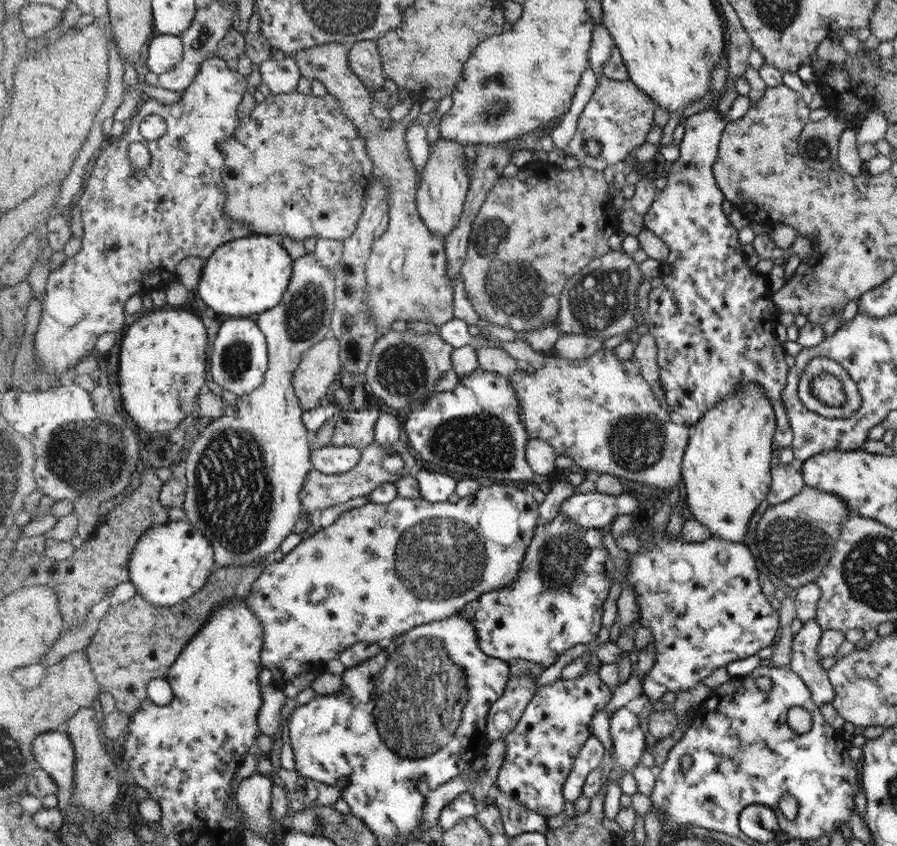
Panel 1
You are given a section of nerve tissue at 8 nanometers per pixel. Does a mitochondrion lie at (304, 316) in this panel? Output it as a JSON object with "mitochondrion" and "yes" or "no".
{"mitochondrion":"yes"}

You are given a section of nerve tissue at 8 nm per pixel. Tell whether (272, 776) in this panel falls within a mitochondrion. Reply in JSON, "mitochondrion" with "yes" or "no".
{"mitochondrion":"no"}

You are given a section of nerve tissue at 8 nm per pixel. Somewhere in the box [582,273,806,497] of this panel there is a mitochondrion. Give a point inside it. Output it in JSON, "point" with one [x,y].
{"point":[637,442]}

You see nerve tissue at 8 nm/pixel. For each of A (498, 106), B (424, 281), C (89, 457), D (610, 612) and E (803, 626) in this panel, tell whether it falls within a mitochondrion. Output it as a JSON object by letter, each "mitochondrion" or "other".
{"A":"mitochondrion","B":"other","C":"mitochondrion","D":"other","E":"other"}

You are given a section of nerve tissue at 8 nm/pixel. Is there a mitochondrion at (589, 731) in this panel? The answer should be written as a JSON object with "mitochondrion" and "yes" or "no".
{"mitochondrion":"no"}

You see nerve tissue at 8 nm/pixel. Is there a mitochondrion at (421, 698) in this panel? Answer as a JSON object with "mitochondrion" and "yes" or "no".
{"mitochondrion":"yes"}

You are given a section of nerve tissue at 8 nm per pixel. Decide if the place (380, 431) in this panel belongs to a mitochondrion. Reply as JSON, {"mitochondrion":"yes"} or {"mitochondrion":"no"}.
{"mitochondrion":"no"}

